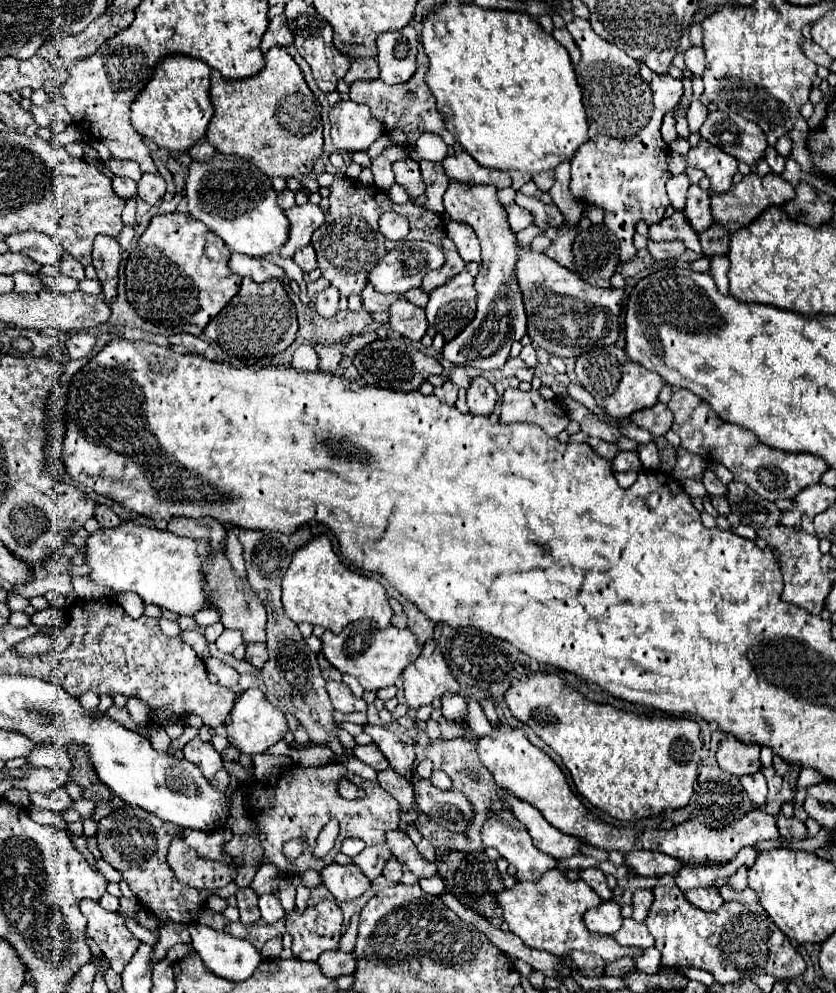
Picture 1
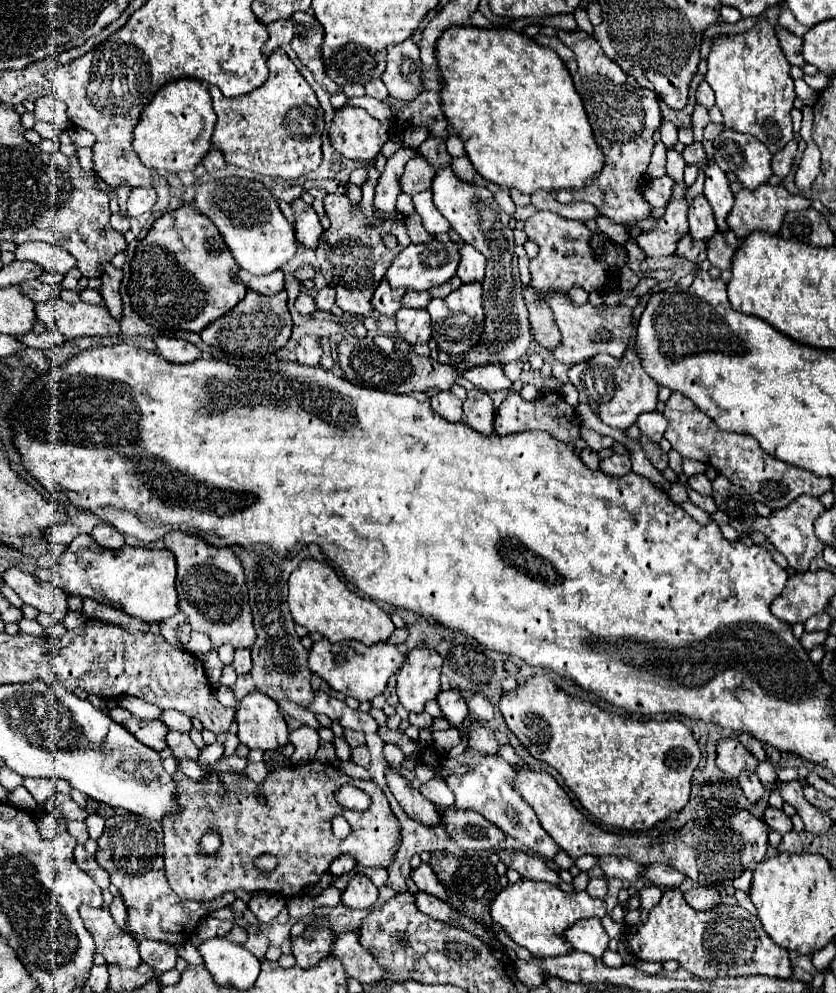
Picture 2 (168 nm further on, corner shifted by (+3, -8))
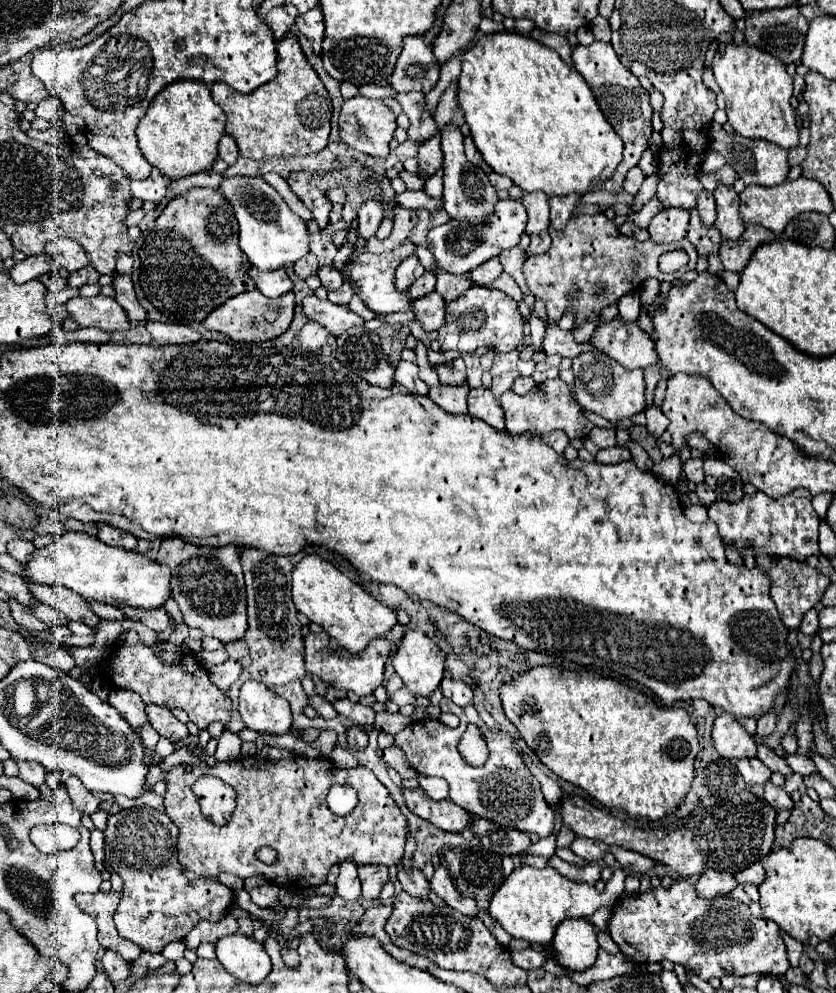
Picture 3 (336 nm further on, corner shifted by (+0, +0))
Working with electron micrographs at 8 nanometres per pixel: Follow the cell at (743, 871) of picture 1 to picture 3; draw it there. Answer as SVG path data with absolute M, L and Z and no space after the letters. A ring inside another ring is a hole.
M758 862L758 864L752 864L752 866L748 866L746 870L742 870L742 872L738 872L736 874L736 880L740 882L740 884L754 884L754 886L760 886L762 882L764 882L764 866Z

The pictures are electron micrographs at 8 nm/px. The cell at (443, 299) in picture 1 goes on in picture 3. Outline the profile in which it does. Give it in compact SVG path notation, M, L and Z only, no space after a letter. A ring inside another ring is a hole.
M470 286L466 294L446 306L446 324L438 330L438 342L442 344L442 350L458 350L458 352L476 352L478 348L492 346L496 352L510 352L522 342L522 314L518 312L518 306L512 298L508 298L504 292L486 288L486 286Z

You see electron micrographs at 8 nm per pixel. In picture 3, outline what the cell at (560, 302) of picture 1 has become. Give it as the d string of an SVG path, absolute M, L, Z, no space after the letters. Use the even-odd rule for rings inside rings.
M614 318L612 322L600 324L596 334L590 340L592 346L618 360L626 370L646 368L658 362L654 342L646 332L640 330L638 322L620 322Z

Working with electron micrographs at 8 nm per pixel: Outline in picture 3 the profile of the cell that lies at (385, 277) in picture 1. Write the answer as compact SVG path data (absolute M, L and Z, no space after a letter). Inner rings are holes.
M504 198L498 200L498 204L494 206L494 212L488 216L486 226L470 224L466 220L450 220L430 230L428 242L432 254L438 260L438 268L452 274L464 274L474 270L482 262L498 256L502 250L514 248L520 242L524 228L526 228L526 210L522 202L518 198Z

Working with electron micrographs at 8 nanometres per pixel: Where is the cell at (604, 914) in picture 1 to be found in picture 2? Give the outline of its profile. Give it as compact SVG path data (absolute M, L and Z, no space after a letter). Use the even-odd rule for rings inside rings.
M587 918L587 920L579 920L577 924L573 924L567 930L567 942L579 950L579 952L587 952L593 958L601 958L603 952L607 950L609 944L609 936L605 932L605 928L601 926L599 918Z

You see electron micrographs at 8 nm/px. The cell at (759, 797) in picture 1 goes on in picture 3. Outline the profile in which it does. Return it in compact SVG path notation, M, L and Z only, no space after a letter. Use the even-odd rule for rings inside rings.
M744 758L738 762L738 770L744 778L746 784L766 784L766 780L770 780L770 768L766 768L766 764L762 764L758 758Z

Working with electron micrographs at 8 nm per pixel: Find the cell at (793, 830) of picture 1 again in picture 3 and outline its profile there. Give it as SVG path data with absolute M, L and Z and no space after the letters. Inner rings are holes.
M770 780L766 782L766 788L764 788L764 800L774 806L776 810L782 810L782 808L792 808L794 802L792 798L786 794L786 790L782 786L774 786Z

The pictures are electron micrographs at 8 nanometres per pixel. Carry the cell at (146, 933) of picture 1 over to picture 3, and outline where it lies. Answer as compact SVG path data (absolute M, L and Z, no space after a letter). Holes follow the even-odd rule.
M170 942L162 952L164 952L166 960L180 960L184 956L184 950L186 950L184 942Z

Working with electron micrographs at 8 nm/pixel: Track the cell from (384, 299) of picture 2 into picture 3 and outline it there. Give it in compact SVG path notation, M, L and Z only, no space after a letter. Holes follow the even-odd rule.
M410 254L396 270L396 288L400 292L406 292L410 288L410 284L420 278L424 274L424 266L420 264L416 254Z

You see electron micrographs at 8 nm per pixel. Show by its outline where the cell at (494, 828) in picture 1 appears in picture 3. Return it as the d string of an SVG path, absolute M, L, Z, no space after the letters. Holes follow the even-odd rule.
M552 856L548 862L552 868L556 868L562 876L570 878L574 882L588 882L588 884L596 884L600 880L600 866L596 862L590 862L586 866L576 866L570 862L560 860L558 856Z

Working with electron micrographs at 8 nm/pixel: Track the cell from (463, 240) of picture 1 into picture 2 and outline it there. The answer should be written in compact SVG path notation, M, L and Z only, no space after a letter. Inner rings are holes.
M449 230L449 238L457 244L457 250L459 250L459 268L457 268L457 276L463 280L463 282L483 282L483 276L485 276L485 260L483 260L483 254L479 254L471 244L467 244L457 232Z

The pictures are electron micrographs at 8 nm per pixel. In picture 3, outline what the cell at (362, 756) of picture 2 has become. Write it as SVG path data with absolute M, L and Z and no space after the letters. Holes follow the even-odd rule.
M348 726L346 728L346 742L350 746L350 750L364 750L368 746L368 734L366 730L358 728L358 726Z

